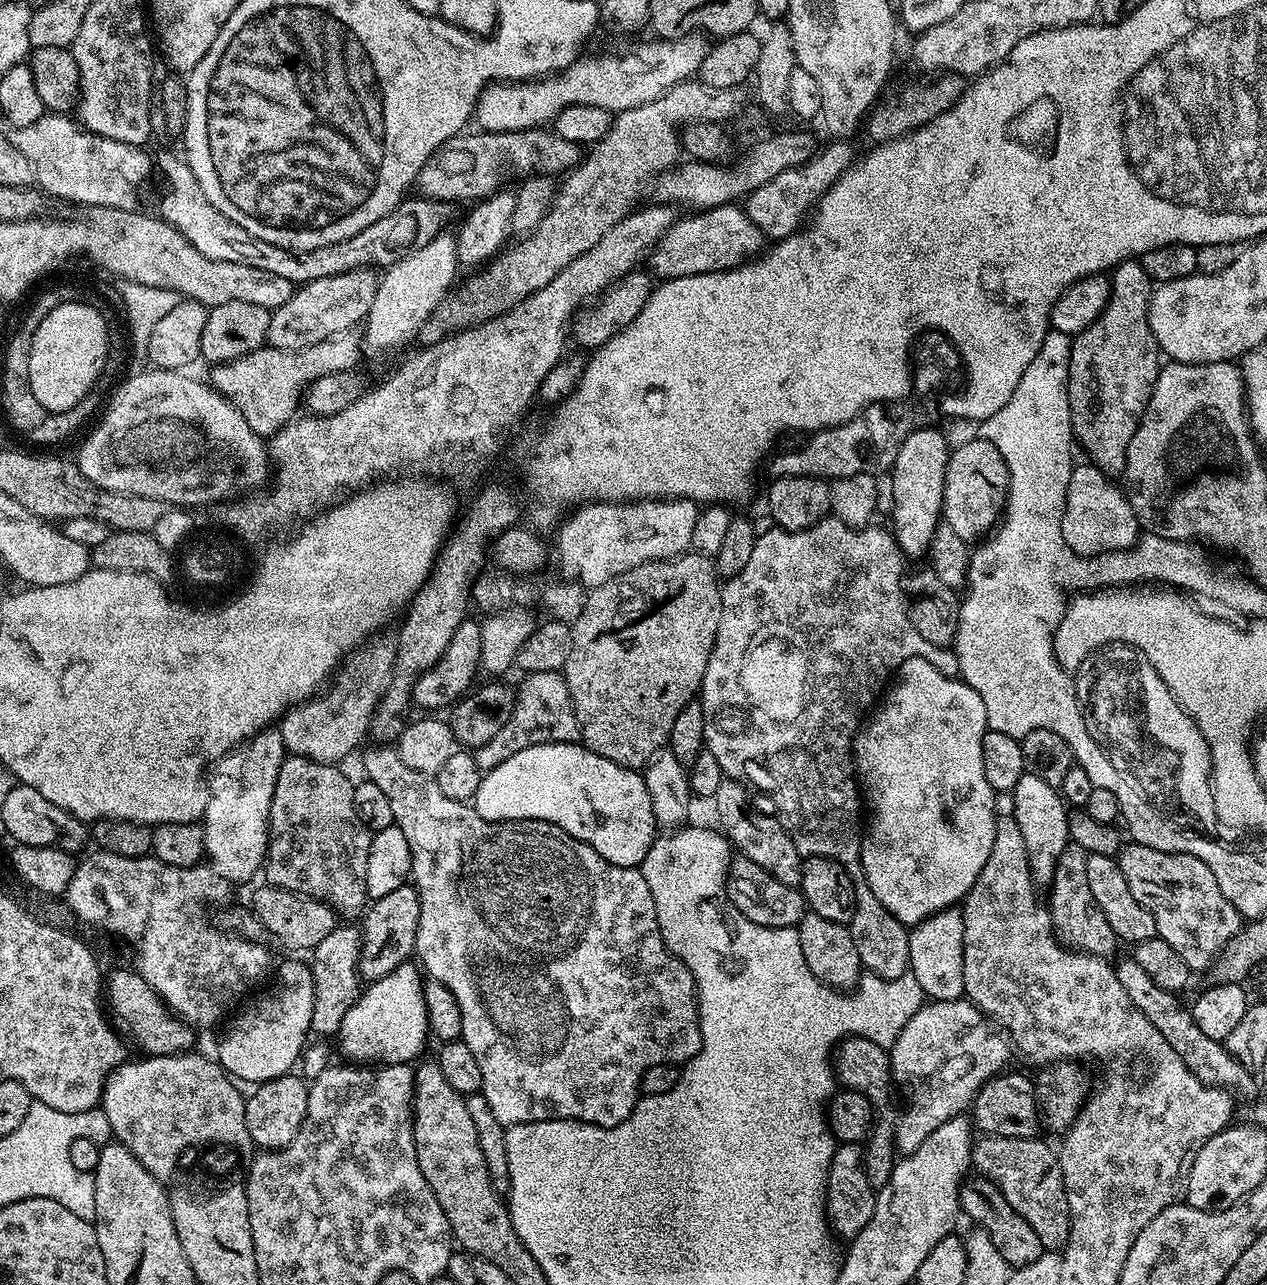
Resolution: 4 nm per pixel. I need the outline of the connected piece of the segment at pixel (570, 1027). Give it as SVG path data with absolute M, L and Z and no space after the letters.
M372 746L364 756L363 775L379 786L394 810L395 825L402 830L412 855L410 880L420 899L418 938L415 955L429 977L446 986L458 998L462 1010L462 1039L482 1069L482 1094L494 1110L494 1118L509 1124L533 1124L539 1120L580 1120L603 1128L613 1128L634 1110L642 1093L642 1074L659 1064L683 1065L700 1049L700 998L690 970L666 946L658 926L654 894L646 886L639 867L614 866L586 842L566 834L545 820L487 821L476 813L471 803L454 802L438 790L438 782L406 766L399 751L392 746Z

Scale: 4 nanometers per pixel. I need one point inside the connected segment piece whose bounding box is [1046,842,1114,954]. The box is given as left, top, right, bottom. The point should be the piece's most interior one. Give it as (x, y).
(1076, 920)

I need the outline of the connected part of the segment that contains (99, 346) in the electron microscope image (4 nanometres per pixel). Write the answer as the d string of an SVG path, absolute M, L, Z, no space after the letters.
M87 302L54 306L30 342L30 390L42 402L45 413L70 410L96 384L107 357L108 326L102 314Z

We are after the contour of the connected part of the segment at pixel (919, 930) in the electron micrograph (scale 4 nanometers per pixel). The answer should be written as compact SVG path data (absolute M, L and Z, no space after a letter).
M959 907L943 908L909 931L908 967L918 978L925 997L933 1000L959 1000L964 996L964 914Z

